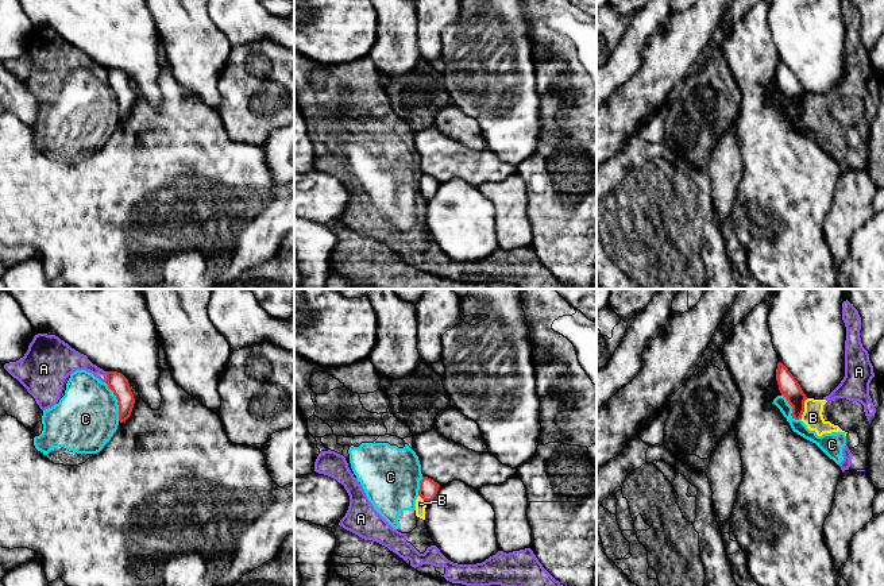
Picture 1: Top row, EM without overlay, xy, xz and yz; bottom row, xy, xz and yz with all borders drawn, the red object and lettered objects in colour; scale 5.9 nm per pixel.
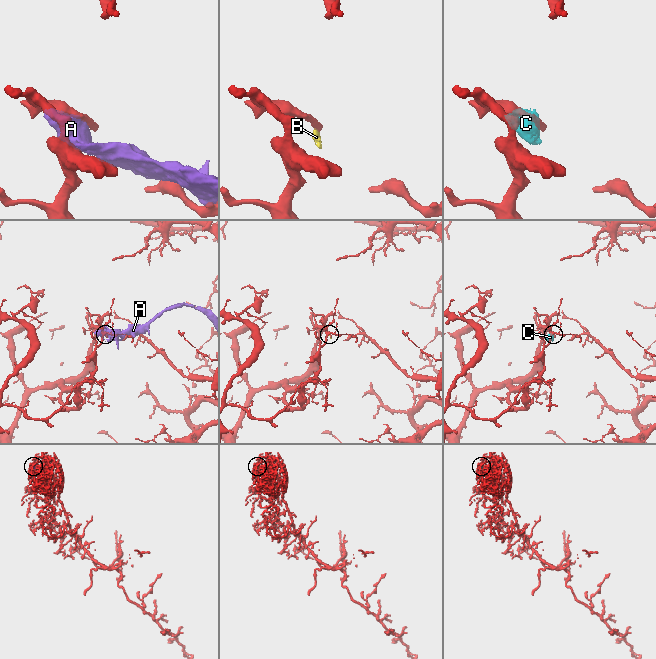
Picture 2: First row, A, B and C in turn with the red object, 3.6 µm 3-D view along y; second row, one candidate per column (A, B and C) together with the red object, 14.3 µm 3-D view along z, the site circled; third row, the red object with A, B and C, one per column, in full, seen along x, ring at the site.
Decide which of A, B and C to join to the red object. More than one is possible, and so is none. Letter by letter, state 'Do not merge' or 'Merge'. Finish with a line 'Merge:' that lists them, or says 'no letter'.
A: Do not merge
B: Do not merge
C: Do not merge
Merge: no letter

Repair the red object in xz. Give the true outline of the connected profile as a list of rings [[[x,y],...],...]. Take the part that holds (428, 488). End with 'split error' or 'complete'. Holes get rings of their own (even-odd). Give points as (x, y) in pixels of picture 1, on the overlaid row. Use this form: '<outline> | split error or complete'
[[[422,477],[422,479],[420,481],[418,496],[425,502],[429,502],[436,497],[439,487],[440,487],[440,485],[437,482],[435,482],[433,479],[431,479],[428,477]]] | complete

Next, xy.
[[[117,371],[105,373],[107,373],[105,383],[116,396],[119,405],[119,421],[123,423],[131,416],[135,404],[134,394],[131,392],[128,379],[121,373]]] | complete

